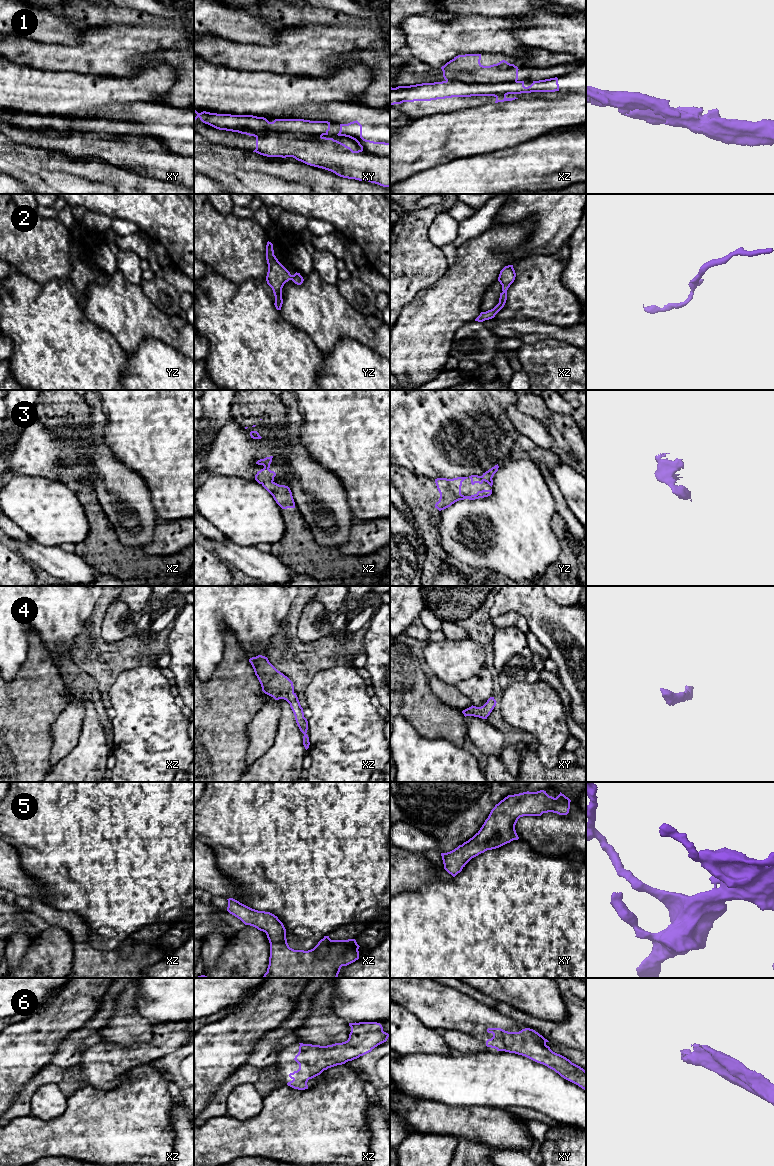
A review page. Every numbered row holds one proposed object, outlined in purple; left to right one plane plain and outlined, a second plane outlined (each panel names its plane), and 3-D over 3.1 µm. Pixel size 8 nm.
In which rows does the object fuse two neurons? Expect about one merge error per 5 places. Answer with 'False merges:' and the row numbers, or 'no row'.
False merges: 1

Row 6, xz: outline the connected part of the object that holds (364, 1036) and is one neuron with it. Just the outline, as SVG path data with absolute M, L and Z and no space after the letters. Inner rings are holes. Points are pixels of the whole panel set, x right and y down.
M355 1022L349 1023L349 1026L351 1027L351 1032L345 1042L327 1046L299 1043L299 1052L294 1058L299 1064L299 1069L289 1074L292 1080L287 1085L298 1090L308 1089L307 1082L309 1079L320 1075L328 1068L345 1064L371 1052L378 1045L386 1042L389 1037L389 1034L383 1031L382 1025L377 1022Z

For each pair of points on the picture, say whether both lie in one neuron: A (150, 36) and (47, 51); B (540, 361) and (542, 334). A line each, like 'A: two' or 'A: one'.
A: one
B: two

